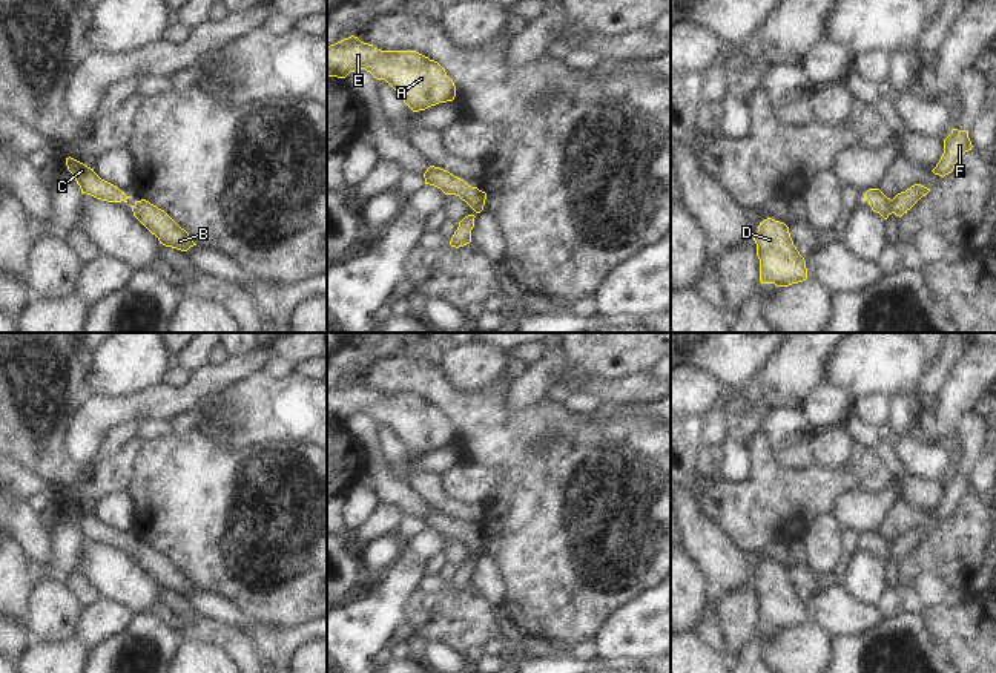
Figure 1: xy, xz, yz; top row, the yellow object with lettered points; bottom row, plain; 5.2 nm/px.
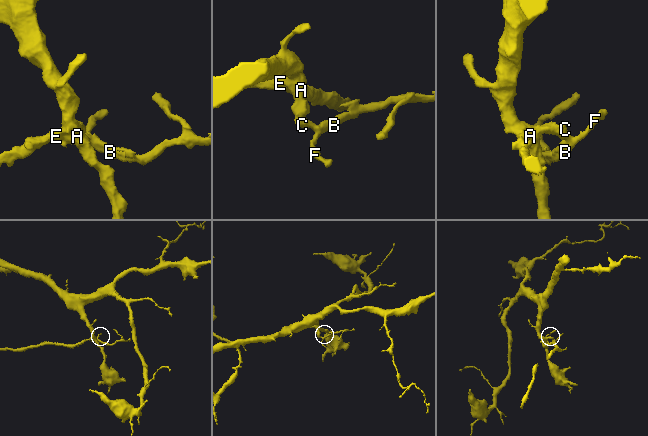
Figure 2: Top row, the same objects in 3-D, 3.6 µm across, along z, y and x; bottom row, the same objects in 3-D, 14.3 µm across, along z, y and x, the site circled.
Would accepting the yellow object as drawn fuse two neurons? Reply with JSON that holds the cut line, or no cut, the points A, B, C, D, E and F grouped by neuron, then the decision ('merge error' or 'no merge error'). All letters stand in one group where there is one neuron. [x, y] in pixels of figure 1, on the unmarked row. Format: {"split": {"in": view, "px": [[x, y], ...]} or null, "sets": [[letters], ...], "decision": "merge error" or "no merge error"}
{"split": null, "sets": [["A", "B", "C", "D", "E", "F"]], "decision": "no merge error"}

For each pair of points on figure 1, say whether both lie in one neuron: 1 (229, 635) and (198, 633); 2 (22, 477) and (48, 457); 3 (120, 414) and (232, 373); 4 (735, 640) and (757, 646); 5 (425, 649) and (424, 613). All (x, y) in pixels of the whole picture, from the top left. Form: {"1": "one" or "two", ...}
{"1": "one", "2": "two", "3": "one", "4": "two", "5": "two"}

